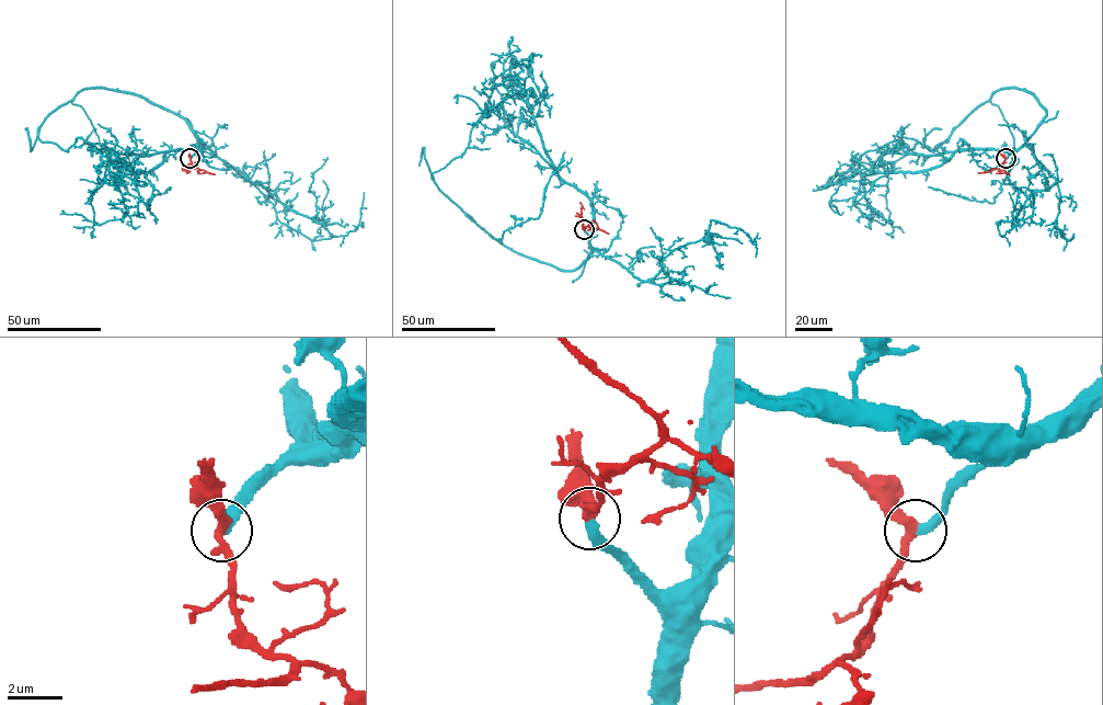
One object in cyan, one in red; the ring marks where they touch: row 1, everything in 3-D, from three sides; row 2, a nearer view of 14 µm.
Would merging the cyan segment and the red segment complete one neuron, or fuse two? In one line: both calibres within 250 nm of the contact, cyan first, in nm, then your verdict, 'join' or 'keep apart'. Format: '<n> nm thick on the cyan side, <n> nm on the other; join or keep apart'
380 nm thick on the cyan side, 320 nm on the other; join

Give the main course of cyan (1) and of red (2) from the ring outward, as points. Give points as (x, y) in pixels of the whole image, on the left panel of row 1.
1: (191, 158), (197, 145), (191, 125), (142, 97), (84, 88), (71, 101), (128, 193), (146, 203), (171, 186)
2: (191, 158), (195, 168), (186, 173)

